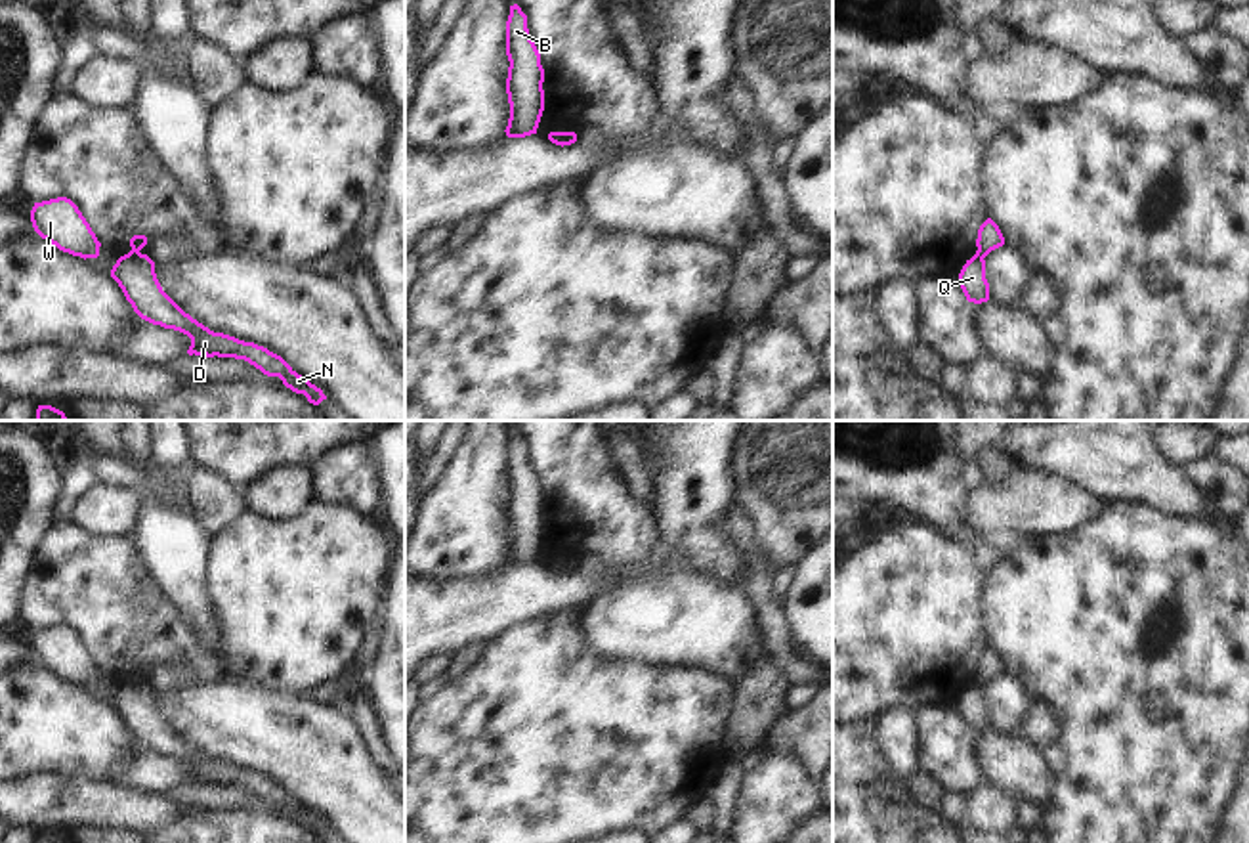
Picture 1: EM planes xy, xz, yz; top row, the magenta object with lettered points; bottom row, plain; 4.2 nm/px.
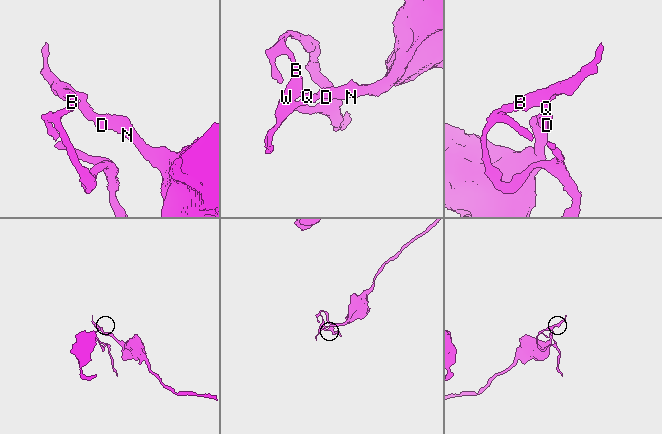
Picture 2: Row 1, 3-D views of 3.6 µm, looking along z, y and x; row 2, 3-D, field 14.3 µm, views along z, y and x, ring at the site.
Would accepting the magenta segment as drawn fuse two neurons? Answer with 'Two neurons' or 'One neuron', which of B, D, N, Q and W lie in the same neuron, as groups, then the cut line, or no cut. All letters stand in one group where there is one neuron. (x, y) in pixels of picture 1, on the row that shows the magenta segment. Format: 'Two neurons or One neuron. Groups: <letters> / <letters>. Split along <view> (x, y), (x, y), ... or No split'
Two neurons. Groups: B W / D N Q. Split along xy (140, 253), (128, 255)

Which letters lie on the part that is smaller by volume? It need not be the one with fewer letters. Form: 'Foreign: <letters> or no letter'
Foreign: B, W

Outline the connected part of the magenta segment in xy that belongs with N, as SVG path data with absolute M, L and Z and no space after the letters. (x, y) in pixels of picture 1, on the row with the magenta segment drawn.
M147 254L120 256L111 270L111 277L141 319L187 335L191 338L189 356L244 359L264 375L279 377L286 388L304 394L313 405L327 400L321 388L298 375L281 356L254 342L214 333L185 313L162 291L155 273L155 262Z

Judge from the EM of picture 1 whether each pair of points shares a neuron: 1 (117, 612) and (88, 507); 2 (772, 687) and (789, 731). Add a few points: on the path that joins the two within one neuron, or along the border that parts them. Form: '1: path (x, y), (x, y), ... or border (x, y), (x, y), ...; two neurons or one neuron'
1: border (69, 520), (96, 536), (128, 538); two neurons
2: border (787, 710), (770, 727), (759, 752); two neurons

